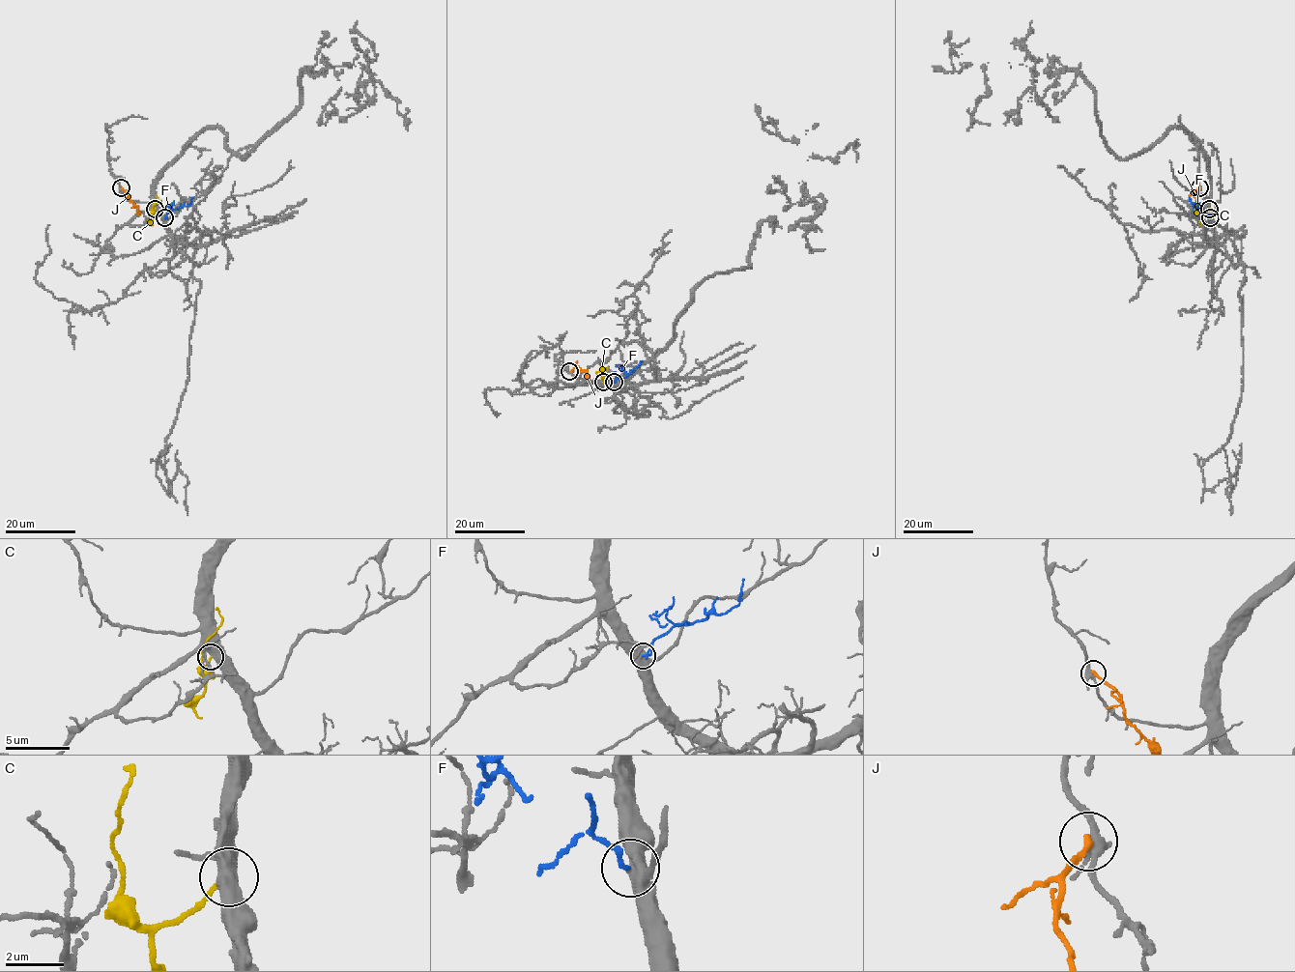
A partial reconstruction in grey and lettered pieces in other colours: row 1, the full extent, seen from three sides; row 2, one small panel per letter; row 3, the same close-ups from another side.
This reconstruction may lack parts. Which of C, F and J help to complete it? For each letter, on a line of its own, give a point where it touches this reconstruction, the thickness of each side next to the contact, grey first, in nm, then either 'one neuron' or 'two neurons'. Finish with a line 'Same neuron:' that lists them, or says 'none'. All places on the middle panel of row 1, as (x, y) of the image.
C: (603, 382) | 440/160 nm | two neurons
F: (614, 382) | 480/150 nm | one neuron
J: (569, 371) | 300/220 nm | two neurons
Same neuron: F

